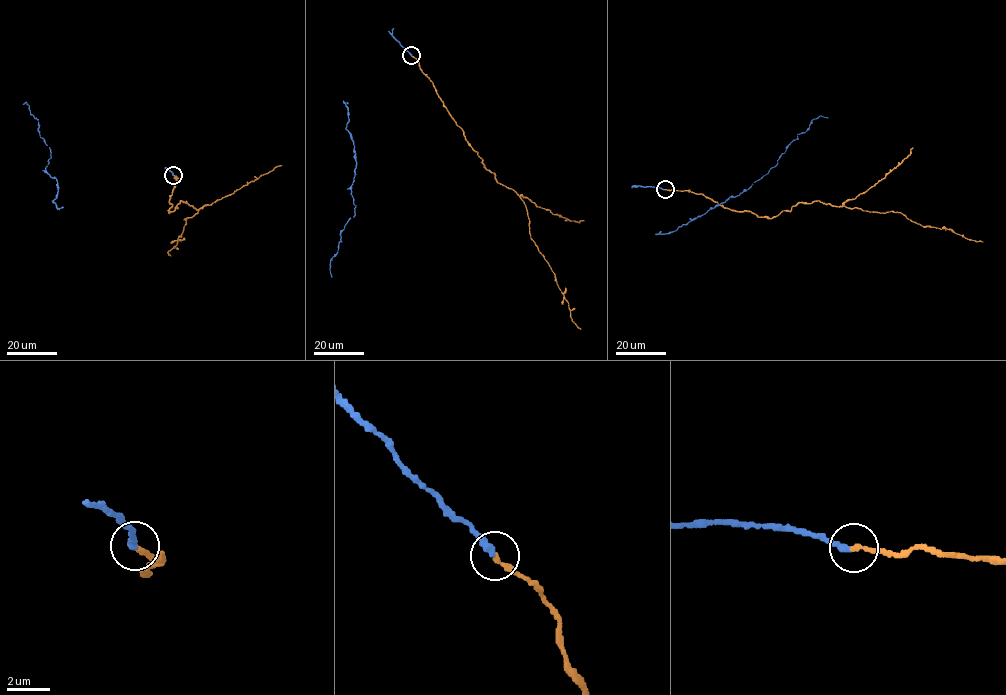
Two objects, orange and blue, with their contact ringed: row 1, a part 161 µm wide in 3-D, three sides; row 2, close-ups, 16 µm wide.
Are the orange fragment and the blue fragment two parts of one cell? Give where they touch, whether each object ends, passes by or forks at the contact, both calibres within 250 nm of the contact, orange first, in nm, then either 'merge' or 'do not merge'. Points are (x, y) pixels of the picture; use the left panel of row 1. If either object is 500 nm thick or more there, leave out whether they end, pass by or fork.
place (173, 175); orange ends; blue ends; calibres 240 and 320 nm; merge

